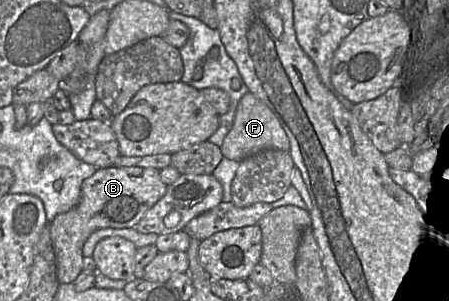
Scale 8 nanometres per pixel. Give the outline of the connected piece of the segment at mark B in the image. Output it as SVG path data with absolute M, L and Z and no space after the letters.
M137 166L101 168L84 180L79 204L49 223L59 283L74 283L82 273L82 249L92 233L105 228L135 228L146 212L164 197L167 188L160 178L160 170Z

